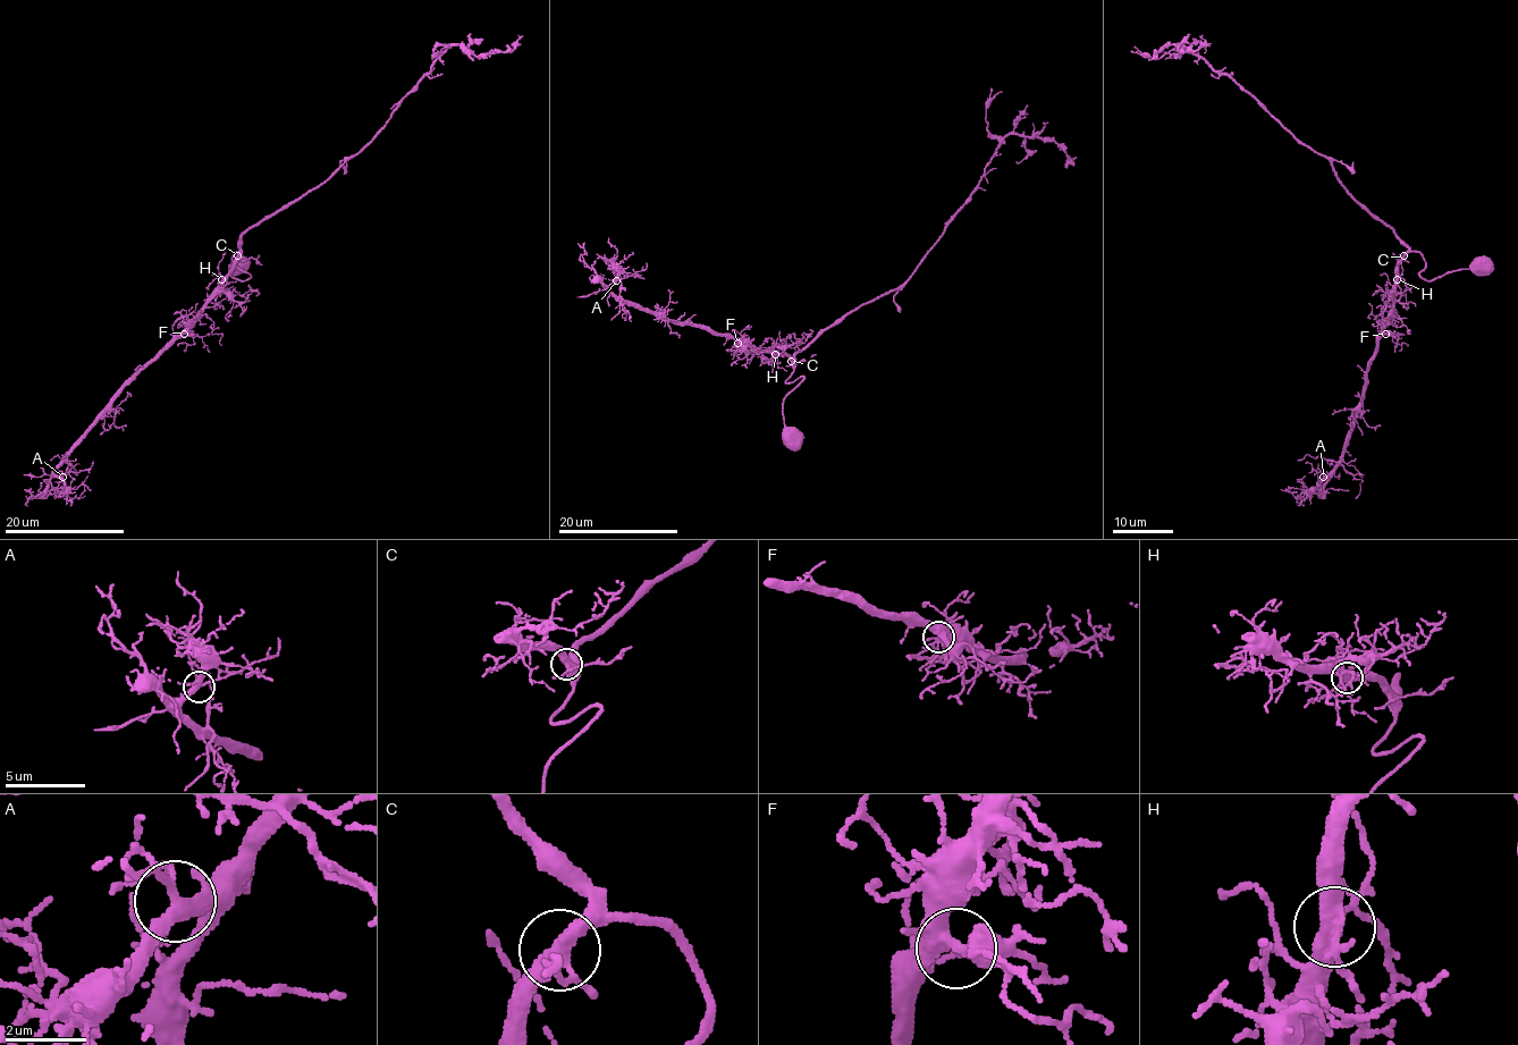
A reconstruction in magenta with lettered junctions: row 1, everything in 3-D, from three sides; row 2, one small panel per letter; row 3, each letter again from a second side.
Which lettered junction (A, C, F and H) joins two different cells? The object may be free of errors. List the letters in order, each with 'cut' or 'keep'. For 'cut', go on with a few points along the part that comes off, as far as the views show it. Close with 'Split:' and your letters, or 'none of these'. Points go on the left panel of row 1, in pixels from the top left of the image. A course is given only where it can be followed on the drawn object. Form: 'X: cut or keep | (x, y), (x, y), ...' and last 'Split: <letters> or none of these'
A: keep
C: keep
F: keep
H: keep
Split: none of these

